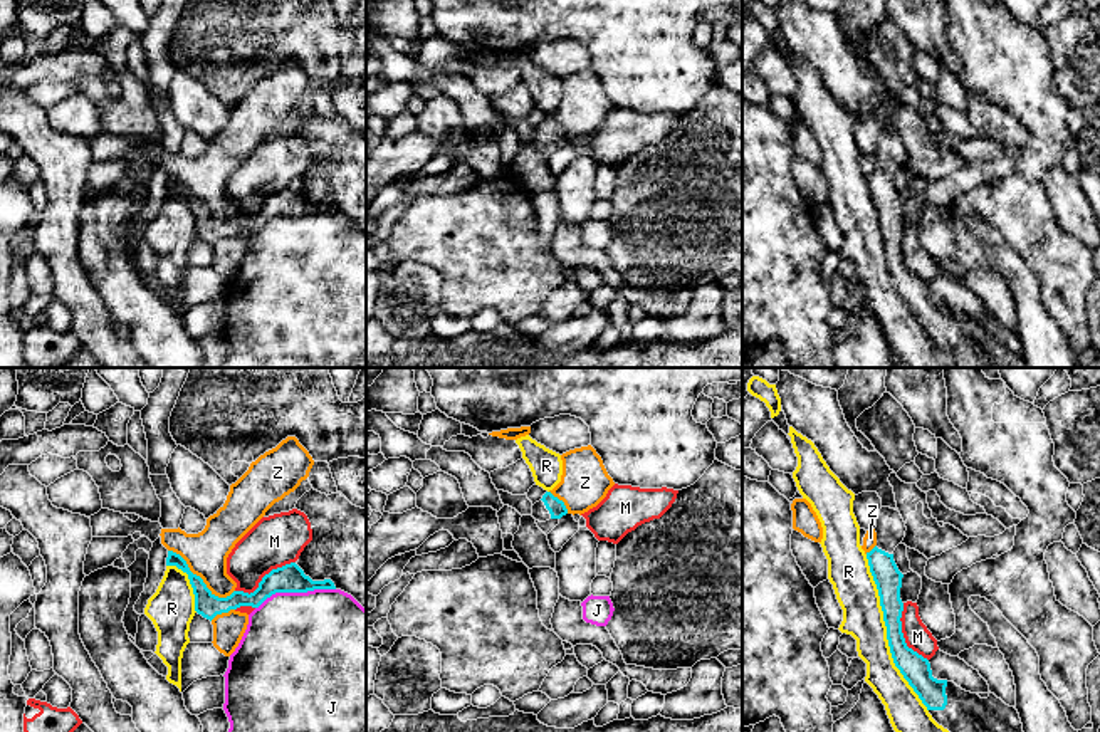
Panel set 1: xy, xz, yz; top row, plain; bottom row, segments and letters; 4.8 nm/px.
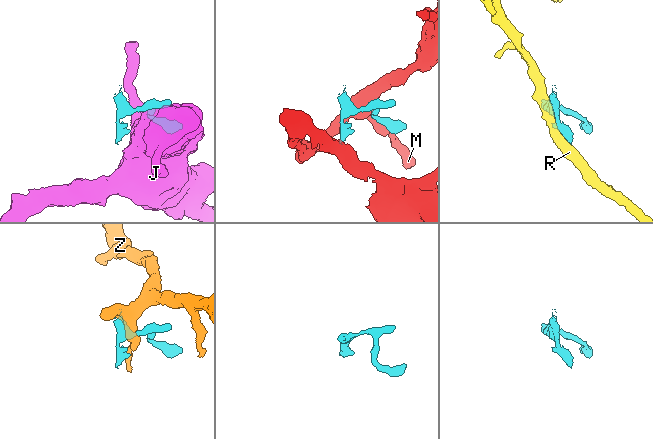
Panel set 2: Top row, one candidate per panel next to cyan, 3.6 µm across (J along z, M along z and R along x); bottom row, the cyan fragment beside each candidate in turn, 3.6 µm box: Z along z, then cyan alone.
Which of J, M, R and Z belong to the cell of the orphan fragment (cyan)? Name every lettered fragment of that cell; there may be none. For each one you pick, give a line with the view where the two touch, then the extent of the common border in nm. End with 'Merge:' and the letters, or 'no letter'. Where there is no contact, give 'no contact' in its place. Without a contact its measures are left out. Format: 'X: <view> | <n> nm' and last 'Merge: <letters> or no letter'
Merge: no letter

